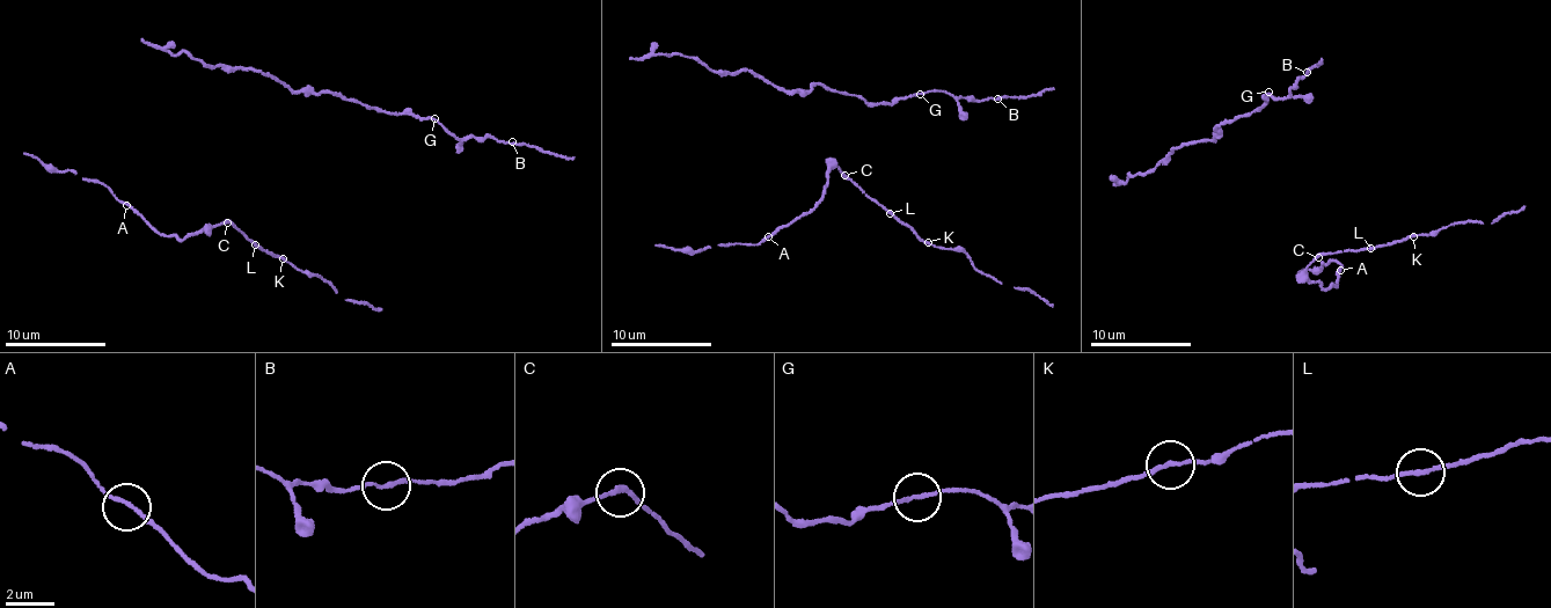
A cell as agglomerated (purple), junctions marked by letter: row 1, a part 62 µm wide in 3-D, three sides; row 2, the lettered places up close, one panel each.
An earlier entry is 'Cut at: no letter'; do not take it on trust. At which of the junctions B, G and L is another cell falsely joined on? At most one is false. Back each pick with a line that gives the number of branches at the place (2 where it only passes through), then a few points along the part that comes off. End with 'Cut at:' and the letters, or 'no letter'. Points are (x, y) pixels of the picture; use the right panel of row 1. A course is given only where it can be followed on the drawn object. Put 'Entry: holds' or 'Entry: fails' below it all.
Cut at: no letter
Entry: holds

